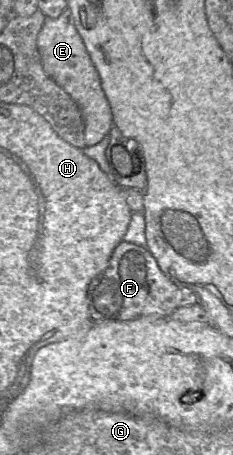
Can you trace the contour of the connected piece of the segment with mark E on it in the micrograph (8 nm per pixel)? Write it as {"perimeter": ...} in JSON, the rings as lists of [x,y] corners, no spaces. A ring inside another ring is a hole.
{"perimeter":[[[46,17],[37,36],[37,47],[46,74],[72,98],[81,111],[86,146],[96,145],[114,125],[113,115],[99,73],[75,26],[69,19]]]}

